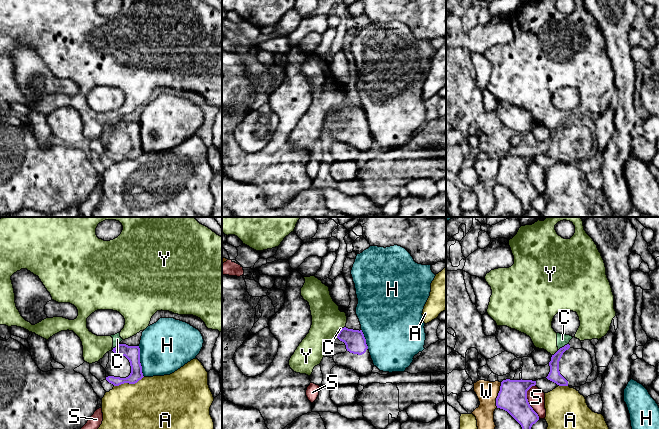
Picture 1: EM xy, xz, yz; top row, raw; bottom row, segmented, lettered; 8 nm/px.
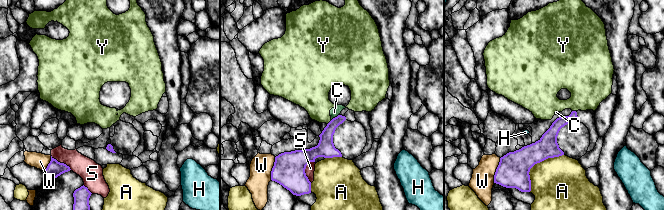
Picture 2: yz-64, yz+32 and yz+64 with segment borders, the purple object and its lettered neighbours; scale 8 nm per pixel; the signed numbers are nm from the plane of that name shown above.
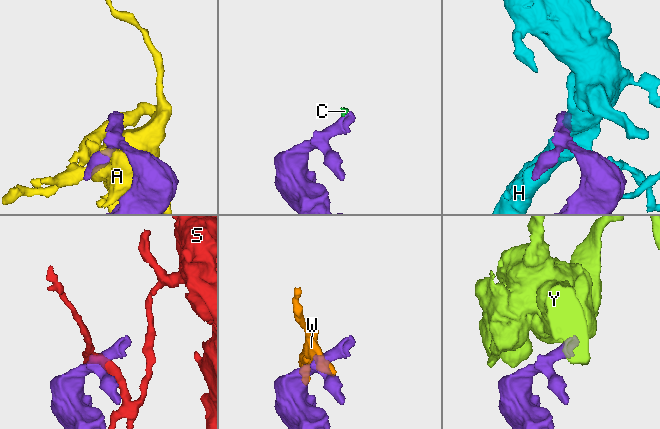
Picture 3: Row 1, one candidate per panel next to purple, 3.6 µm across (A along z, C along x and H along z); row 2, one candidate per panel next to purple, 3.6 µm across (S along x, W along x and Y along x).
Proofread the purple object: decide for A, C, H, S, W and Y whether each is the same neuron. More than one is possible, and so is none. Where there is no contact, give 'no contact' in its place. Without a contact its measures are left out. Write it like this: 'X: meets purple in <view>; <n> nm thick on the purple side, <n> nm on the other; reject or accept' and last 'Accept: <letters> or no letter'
A: meets purple in xy; 120 nm thick on the purple side, 420 nm on the other; reject
C: meets purple in yz; 100 nm thick on the purple side, 100 nm on the other; reject
H: meets purple in xy; 120 nm thick on the purple side, 420 nm on the other; reject
S: meets purple in yz; 240 nm thick on the purple side, 140 nm on the other; reject
W: meets purple in yz; 240 nm thick on the purple side, 170 nm on the other; reject
Y: meets purple in yz; 100 nm thick on the purple side, 220 nm on the other; reject
Accept: no letter

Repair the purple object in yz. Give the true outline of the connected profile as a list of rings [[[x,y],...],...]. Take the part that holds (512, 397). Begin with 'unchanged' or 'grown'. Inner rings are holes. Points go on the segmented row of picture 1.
unchanged | [[[503,380],[496,398],[497,408],[507,411],[522,429],[531,429],[539,420],[527,399],[527,391],[535,385],[536,381],[532,380]]]

